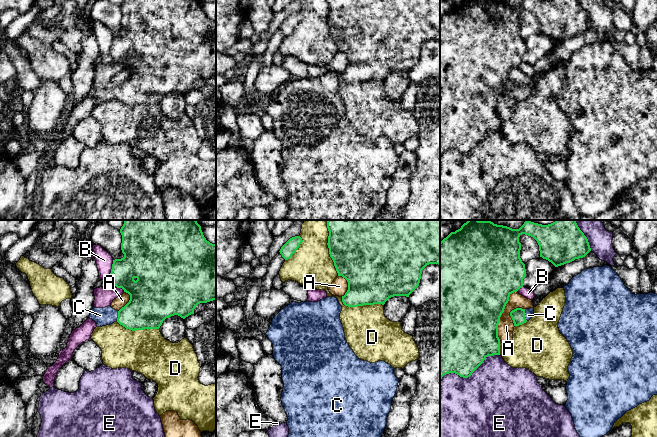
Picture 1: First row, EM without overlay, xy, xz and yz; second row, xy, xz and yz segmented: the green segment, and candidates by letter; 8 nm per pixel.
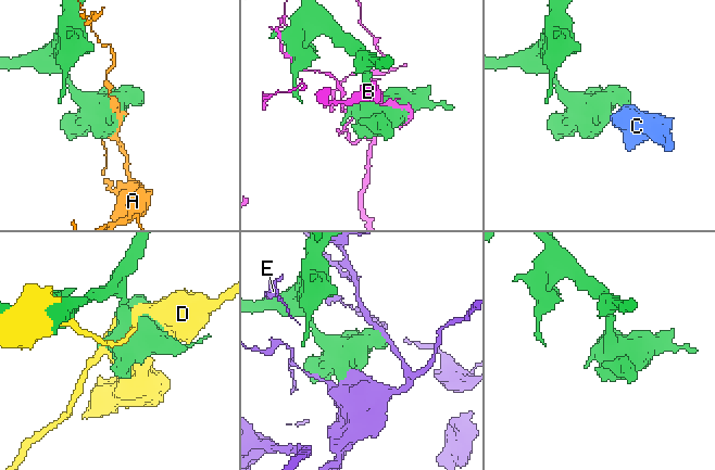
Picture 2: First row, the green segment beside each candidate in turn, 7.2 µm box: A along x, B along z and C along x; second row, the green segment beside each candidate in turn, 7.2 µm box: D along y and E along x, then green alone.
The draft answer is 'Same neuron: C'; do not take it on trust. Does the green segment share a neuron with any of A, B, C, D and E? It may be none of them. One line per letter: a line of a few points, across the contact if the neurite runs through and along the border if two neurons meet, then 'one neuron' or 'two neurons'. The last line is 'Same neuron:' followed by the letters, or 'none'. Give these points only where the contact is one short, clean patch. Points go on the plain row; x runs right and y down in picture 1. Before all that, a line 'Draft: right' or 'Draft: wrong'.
Draft: right
A: two neurons
B: two neurons
C: line yz (518, 91), (524, 91), (529, 88); one neuron
D: two neurons
E: two neurons
Same neuron: C

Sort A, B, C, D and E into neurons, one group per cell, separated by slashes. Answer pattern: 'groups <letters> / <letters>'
groups A / B / C / D / E

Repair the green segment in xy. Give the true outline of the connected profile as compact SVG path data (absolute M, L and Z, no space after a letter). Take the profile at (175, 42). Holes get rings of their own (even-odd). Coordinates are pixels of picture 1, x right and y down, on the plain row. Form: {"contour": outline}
{"contour": "M123 0L120 9L124 33L113 36L109 55L128 69L130 76L119 87L111 82L93 83L89 94L96 98L97 103L117 97L132 107L159 105L166 94L178 91L185 95L194 90L198 80L216 76L216 20L206 16L199 0Z"}

